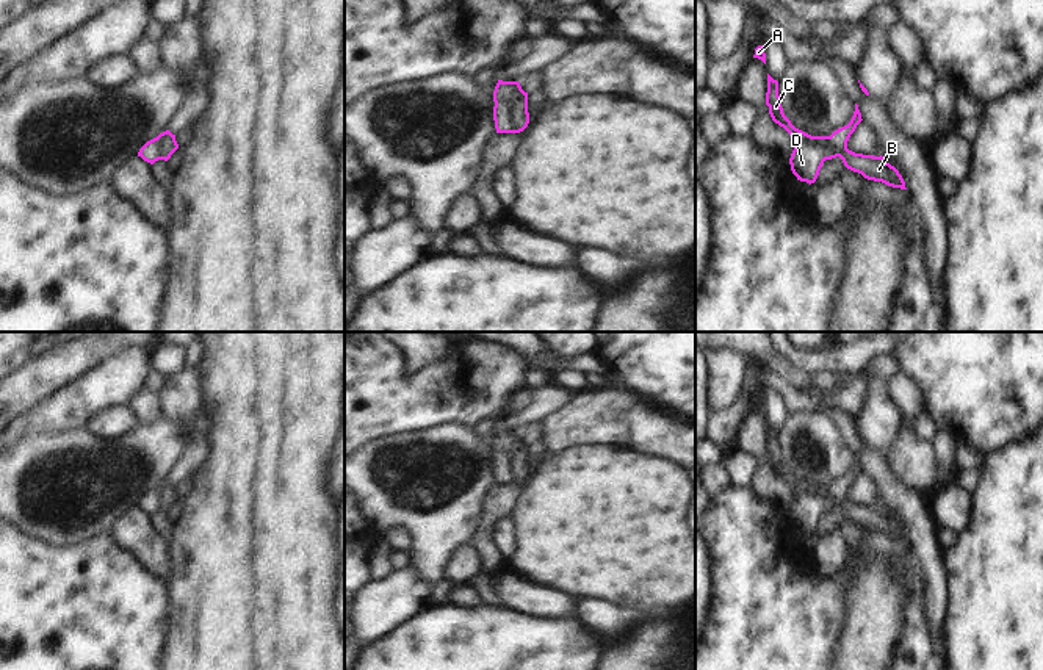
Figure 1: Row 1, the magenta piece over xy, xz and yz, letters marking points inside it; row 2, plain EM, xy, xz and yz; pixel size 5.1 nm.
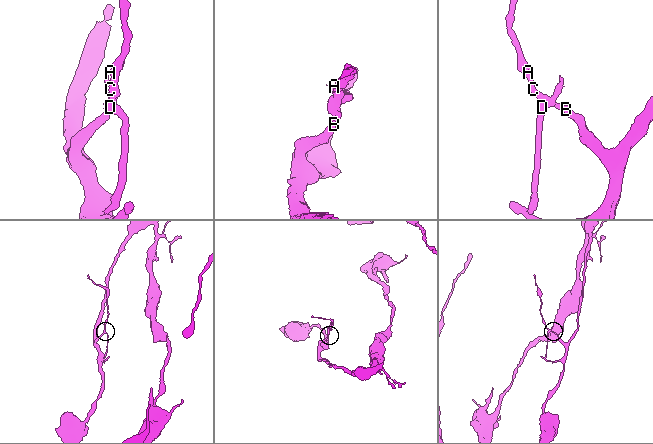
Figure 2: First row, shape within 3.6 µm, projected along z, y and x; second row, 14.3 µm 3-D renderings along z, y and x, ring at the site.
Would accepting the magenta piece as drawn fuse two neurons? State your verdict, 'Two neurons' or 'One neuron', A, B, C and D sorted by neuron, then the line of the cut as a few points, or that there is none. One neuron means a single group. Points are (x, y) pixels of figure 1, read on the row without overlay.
Two neurons. Groups: A B C / D. Split along yz (796, 495), (818, 493), (837, 501), (846, 500)

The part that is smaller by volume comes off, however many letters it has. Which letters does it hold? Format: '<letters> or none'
D

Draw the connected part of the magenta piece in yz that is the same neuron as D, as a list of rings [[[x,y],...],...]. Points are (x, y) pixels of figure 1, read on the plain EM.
[[[855,454],[855,462],[850,473],[835,481],[828,487],[828,492],[833,496],[832,499],[813,493],[802,493],[800,496],[796,496],[791,504],[789,515],[797,531],[807,532],[810,535],[814,534],[824,512],[832,510],[835,501],[843,502],[847,499],[847,492],[861,471],[861,463]]]

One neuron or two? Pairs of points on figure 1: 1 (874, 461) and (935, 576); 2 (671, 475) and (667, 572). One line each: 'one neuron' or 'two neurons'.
1: one neuron
2: one neuron

